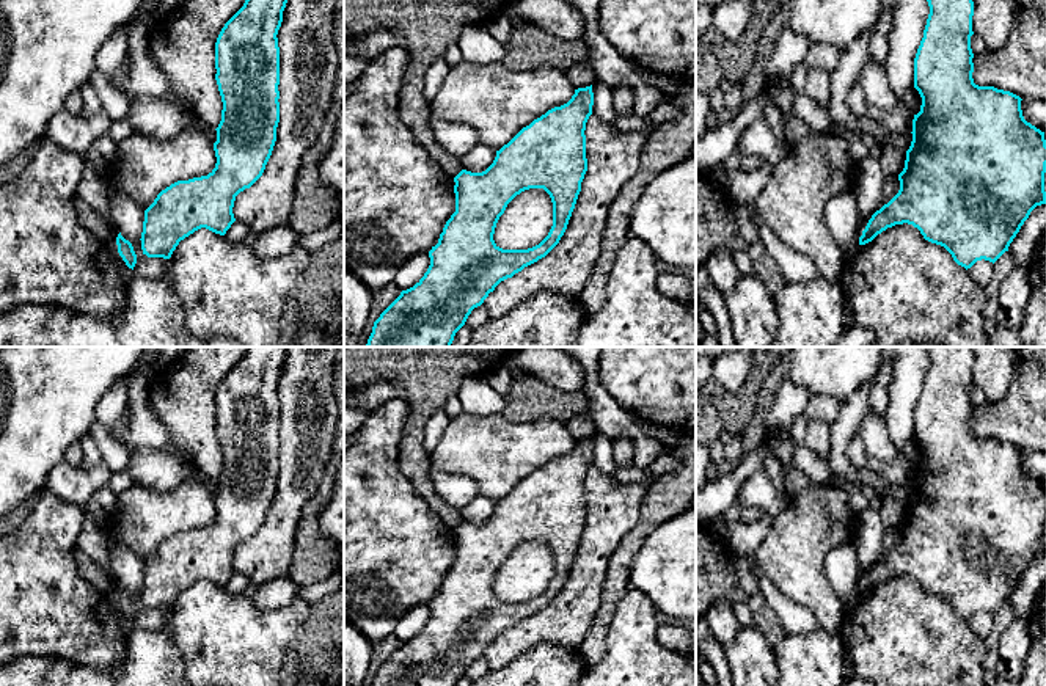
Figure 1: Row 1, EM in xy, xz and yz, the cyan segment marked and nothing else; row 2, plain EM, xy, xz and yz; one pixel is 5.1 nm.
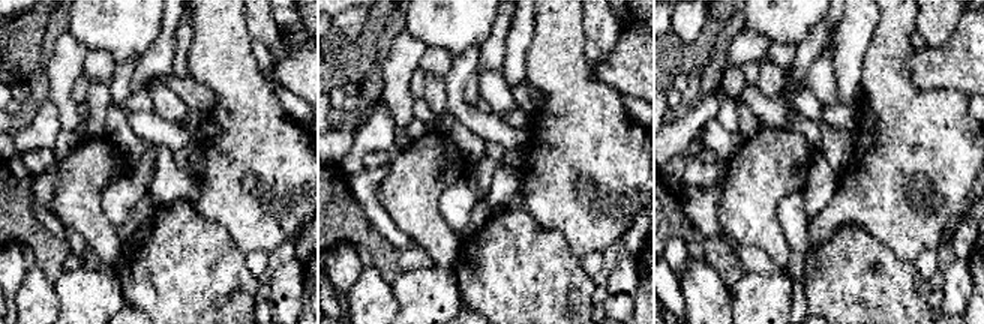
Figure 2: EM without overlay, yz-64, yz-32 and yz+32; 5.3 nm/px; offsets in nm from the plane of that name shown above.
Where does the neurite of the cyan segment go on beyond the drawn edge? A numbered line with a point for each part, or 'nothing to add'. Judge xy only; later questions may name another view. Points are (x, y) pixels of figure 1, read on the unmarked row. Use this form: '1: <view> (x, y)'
nothing to add

